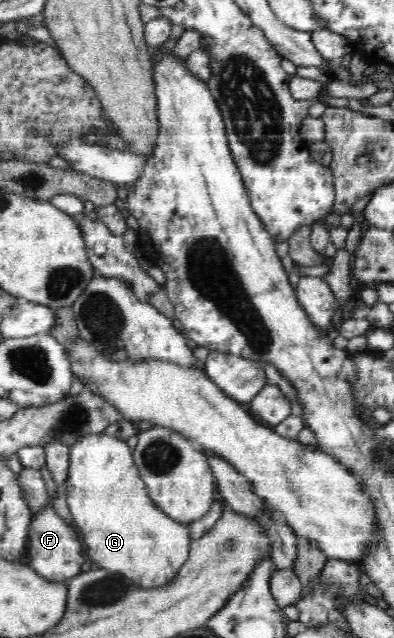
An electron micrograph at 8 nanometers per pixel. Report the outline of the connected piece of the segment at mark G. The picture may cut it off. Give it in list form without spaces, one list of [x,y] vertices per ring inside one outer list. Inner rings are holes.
[[[87,434],[78,438],[70,447],[70,475],[66,482],[67,503],[73,517],[72,525],[81,530],[82,543],[87,548],[87,556],[99,569],[111,573],[131,576],[139,586],[152,588],[167,585],[188,559],[190,552],[190,532],[183,524],[167,516],[151,501],[146,482],[135,465],[131,448],[122,438],[105,434]]]

